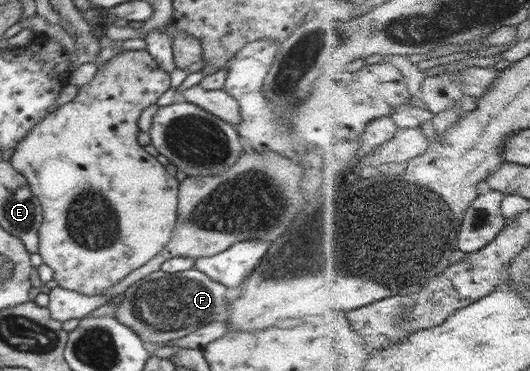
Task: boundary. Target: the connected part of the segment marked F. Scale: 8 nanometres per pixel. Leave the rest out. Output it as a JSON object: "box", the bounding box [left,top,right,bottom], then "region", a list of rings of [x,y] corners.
{"box":[115,268,227,346],"region":[[[195,268],[176,274],[159,270],[136,281],[124,292],[124,299],[115,317],[131,327],[143,342],[162,346],[210,322],[224,320],[227,305],[227,299],[224,297],[226,288]]]}

